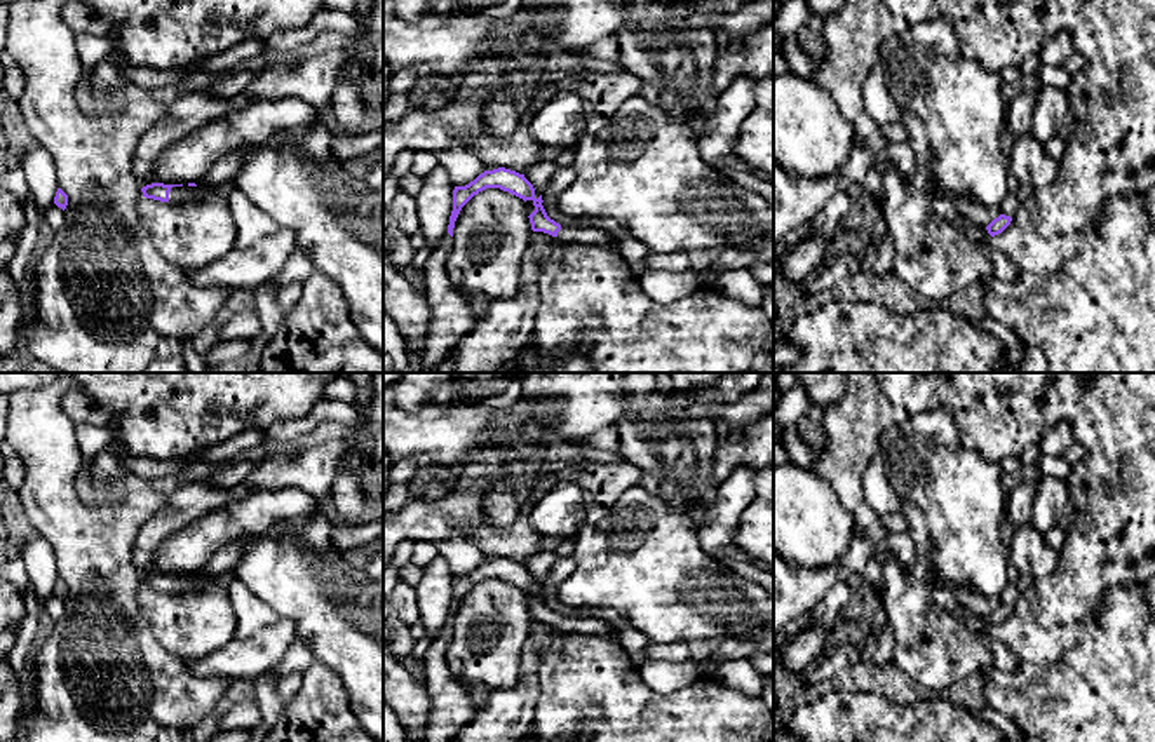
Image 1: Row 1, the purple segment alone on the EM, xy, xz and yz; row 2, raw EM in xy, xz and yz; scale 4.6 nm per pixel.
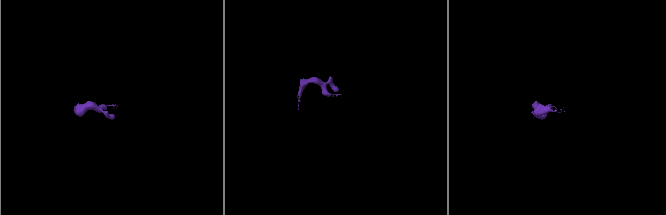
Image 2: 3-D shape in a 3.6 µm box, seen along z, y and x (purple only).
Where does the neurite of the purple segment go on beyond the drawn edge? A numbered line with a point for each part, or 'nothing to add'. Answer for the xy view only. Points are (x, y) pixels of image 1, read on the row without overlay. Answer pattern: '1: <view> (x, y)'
1: xy (178, 584)

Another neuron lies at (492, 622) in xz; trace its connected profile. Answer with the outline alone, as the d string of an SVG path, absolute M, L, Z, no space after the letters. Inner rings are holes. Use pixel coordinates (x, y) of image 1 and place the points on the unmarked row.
M500 578L479 582L455 611L446 653L453 678L490 691L514 688L531 625L523 589Z

